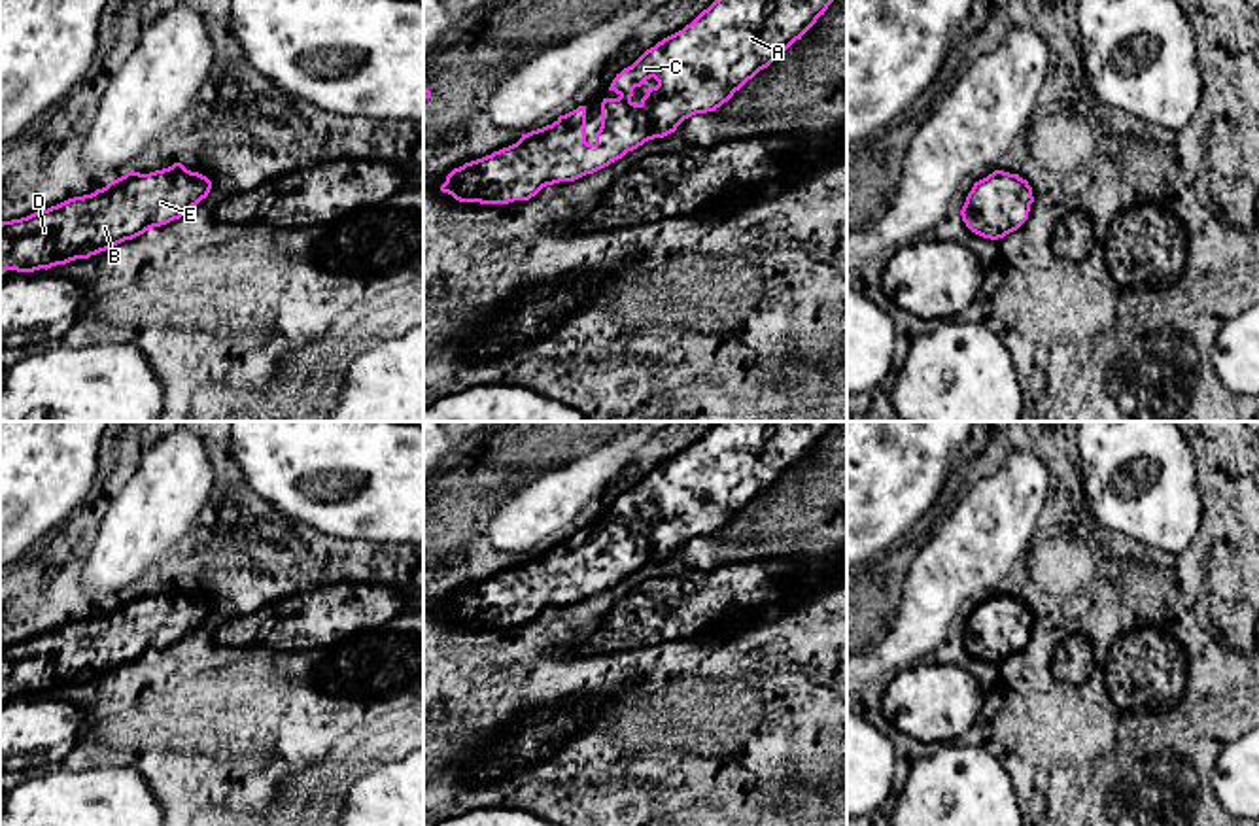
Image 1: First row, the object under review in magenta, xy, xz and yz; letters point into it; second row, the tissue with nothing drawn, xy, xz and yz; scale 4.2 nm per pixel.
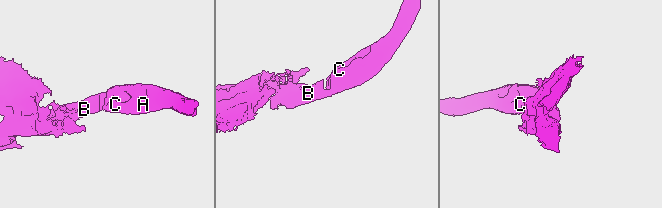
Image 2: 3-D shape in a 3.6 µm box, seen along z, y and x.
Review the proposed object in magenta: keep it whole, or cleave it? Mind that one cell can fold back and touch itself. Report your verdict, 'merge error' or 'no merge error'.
no merge error

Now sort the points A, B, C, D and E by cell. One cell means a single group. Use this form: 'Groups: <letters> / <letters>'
Groups: A B C D E

